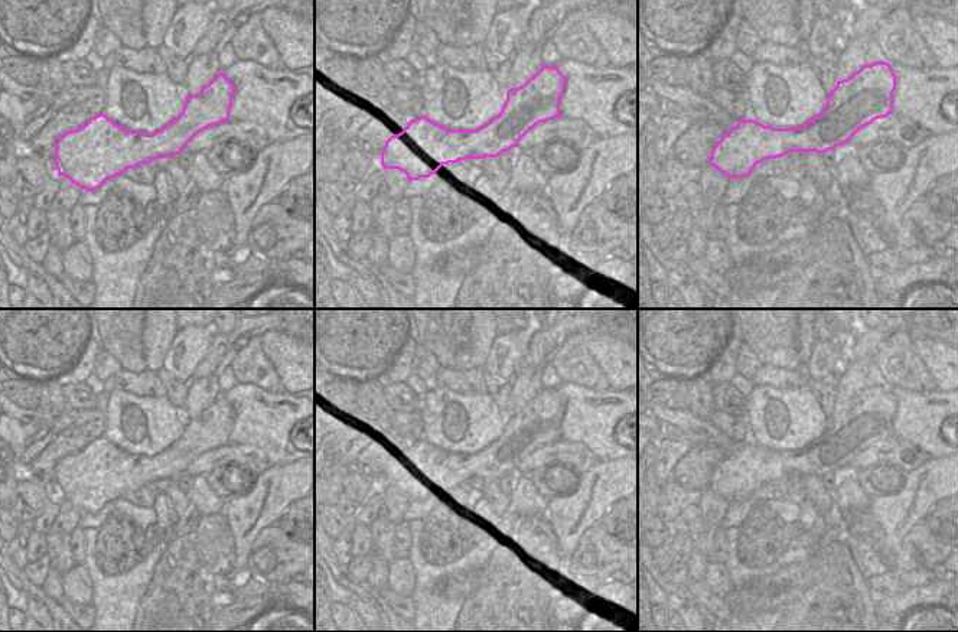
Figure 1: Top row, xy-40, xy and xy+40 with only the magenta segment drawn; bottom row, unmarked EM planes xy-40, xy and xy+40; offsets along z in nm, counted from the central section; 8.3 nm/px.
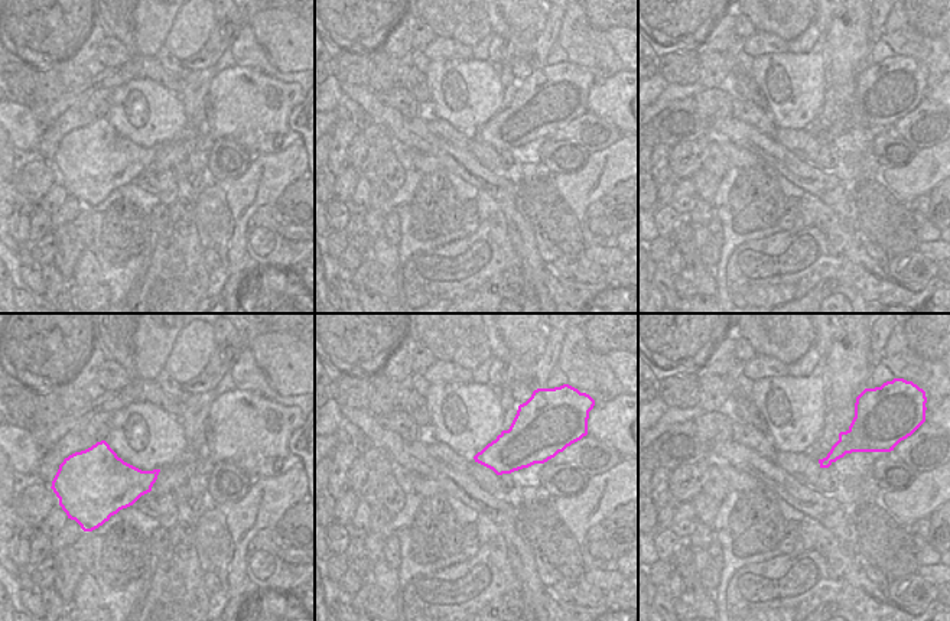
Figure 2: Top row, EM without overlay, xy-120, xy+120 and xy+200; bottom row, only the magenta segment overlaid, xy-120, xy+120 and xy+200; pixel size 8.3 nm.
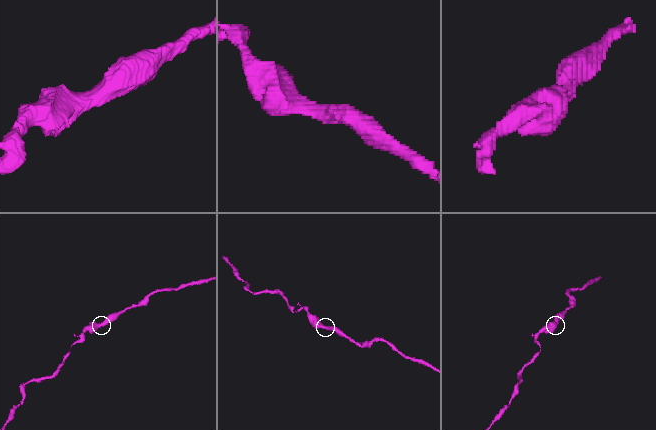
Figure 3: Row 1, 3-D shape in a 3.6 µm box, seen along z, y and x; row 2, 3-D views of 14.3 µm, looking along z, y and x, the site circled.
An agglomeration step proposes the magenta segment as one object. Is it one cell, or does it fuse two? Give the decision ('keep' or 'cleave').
keep

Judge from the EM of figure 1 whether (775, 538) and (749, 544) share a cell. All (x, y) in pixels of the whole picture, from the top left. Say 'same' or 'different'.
same

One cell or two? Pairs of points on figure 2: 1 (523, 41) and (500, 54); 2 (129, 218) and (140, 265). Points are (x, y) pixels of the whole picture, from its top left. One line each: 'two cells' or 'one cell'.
1: two cells
2: two cells

